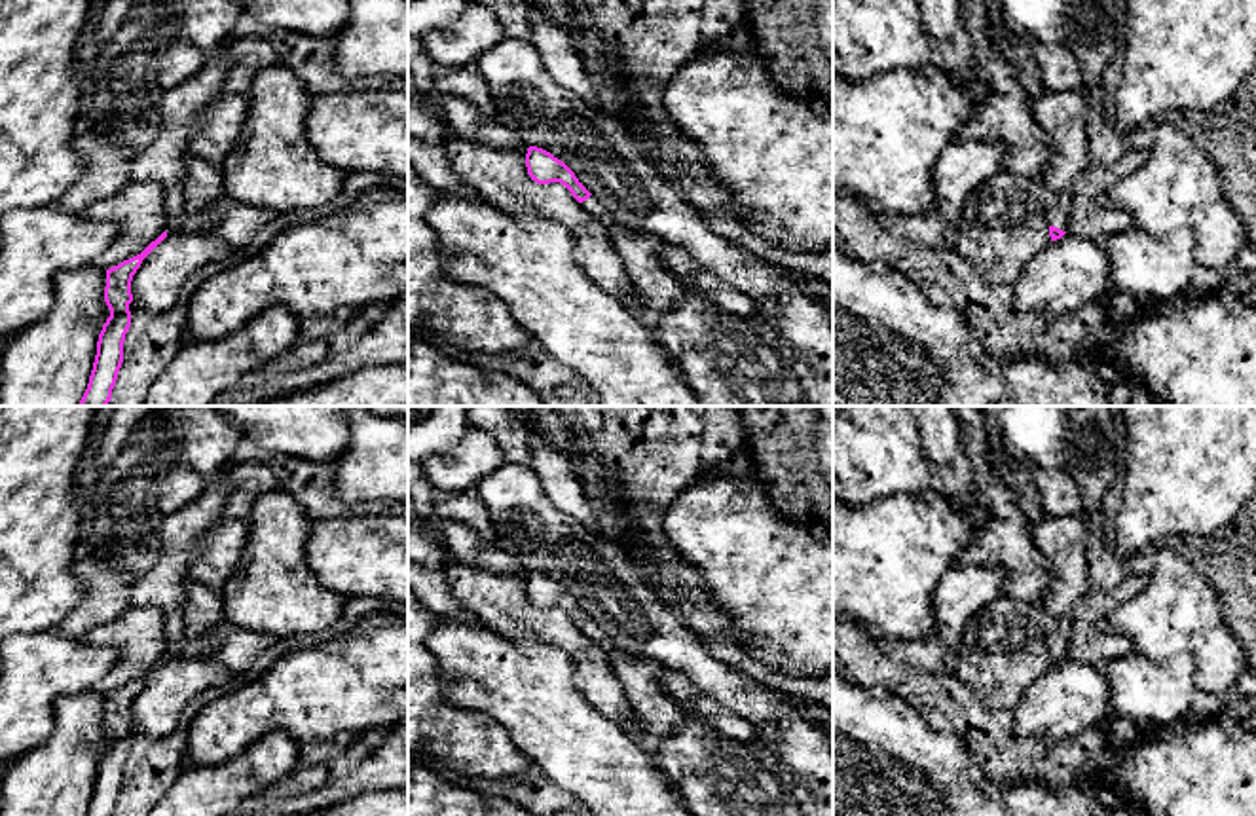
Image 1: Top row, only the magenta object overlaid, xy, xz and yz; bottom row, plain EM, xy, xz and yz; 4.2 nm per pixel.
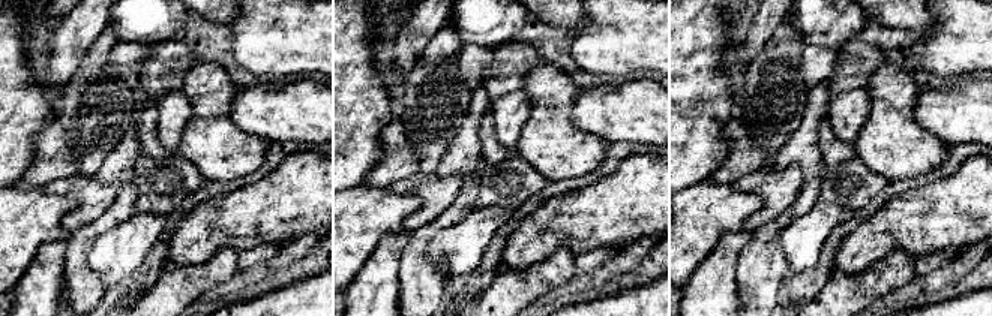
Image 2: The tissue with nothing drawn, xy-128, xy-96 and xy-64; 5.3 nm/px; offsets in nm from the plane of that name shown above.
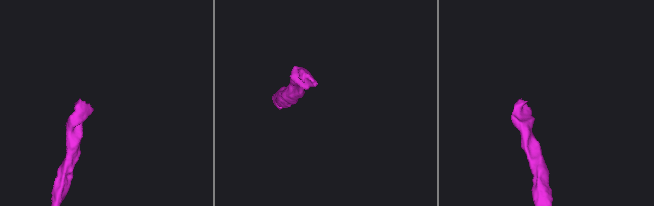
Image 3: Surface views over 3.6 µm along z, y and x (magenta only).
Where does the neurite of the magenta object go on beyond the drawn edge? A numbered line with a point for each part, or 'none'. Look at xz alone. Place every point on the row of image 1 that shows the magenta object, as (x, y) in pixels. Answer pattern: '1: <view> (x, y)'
1: xz (591, 205)

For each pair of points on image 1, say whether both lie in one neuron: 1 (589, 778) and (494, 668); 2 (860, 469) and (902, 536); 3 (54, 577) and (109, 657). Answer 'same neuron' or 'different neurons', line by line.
1: same neuron
2: different neurons
3: different neurons

